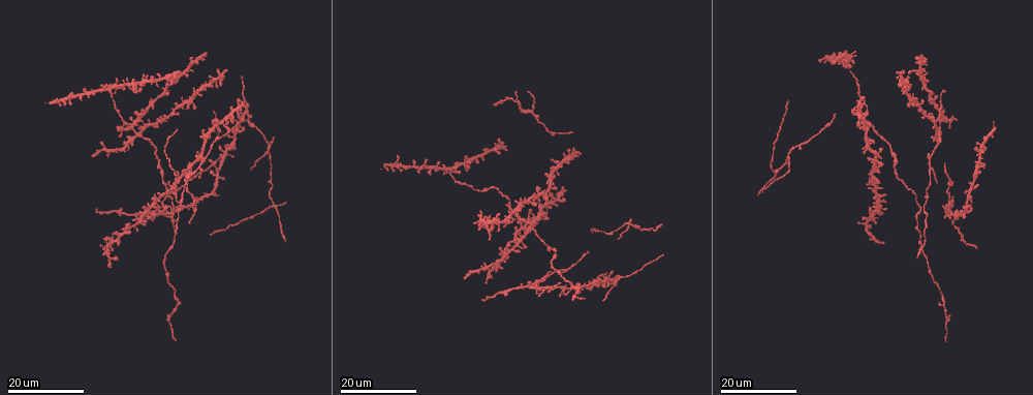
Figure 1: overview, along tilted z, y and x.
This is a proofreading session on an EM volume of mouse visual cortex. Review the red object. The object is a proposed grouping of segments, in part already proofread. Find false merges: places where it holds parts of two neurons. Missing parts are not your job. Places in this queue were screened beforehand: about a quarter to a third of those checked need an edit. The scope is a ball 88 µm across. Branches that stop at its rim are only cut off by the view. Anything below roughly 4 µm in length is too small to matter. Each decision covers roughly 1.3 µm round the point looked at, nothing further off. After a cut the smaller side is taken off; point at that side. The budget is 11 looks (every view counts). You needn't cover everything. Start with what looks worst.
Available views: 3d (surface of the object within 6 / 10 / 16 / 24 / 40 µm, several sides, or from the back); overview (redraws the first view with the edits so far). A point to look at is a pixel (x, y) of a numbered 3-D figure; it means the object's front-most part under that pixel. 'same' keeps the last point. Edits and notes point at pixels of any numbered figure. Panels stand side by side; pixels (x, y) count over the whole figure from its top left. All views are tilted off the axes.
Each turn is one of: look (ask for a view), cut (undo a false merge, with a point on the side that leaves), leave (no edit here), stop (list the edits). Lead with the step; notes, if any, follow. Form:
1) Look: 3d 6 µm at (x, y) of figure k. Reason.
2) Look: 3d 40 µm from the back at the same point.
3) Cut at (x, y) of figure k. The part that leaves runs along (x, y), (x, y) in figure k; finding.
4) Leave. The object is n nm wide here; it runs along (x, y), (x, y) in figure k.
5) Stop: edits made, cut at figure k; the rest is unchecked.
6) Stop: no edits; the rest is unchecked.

Look: 3d 24 µm at (628, 224) of figure 1.

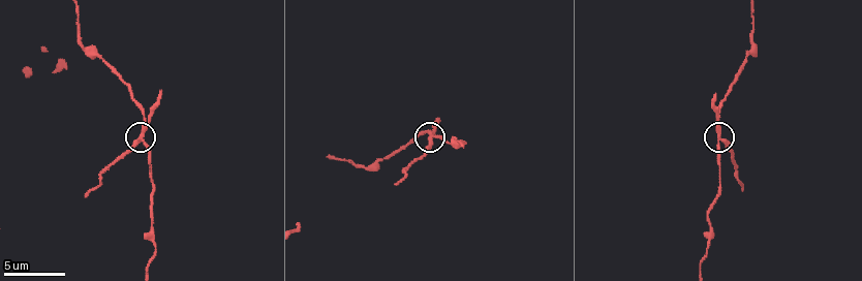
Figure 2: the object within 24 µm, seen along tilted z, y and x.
Look: 3d 10 µm at (720, 140) of figure 2.

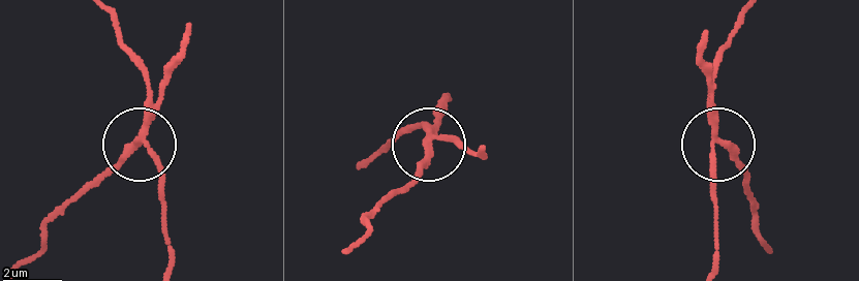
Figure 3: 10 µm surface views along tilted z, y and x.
Cut at (131, 148) of figure 3. 3 arms meet here; the part that leaves runs along (714, 121), (744, 175), (766, 248) in figure 3; a second neuron is stuck on.

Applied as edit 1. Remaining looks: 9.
Look: 3d 16 µm at (536, 285) of figure 1. Four-way junction.

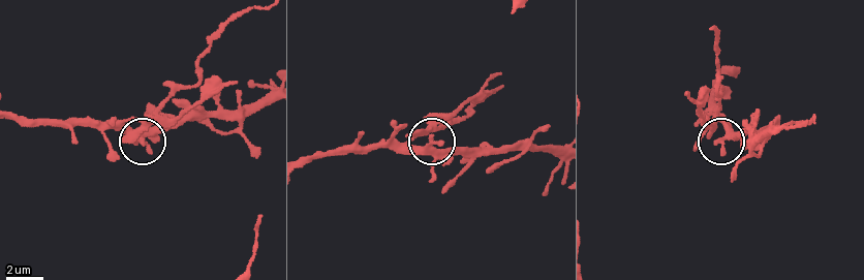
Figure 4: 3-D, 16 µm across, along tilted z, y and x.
Look: 3d 6 µm at (712, 130) of figure 4.

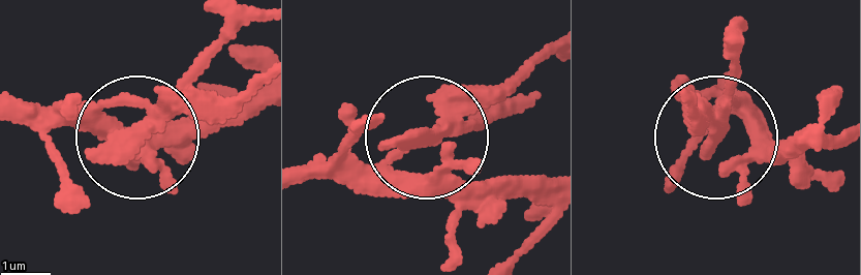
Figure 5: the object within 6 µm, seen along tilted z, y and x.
Cut at (454, 124) of figure 5. The part that leaves runs along (389, 155), (514, 112) in figure 5; two neurons meet here.

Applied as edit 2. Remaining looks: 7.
Look: overview. See it whole again.

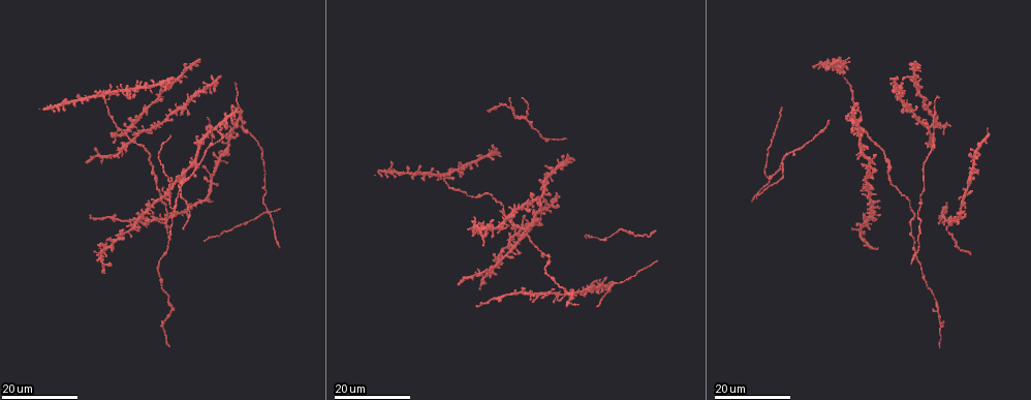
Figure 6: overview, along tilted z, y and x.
Look: 3d 16 µm at (179, 191) of figure 6. Two arms in line, one across.

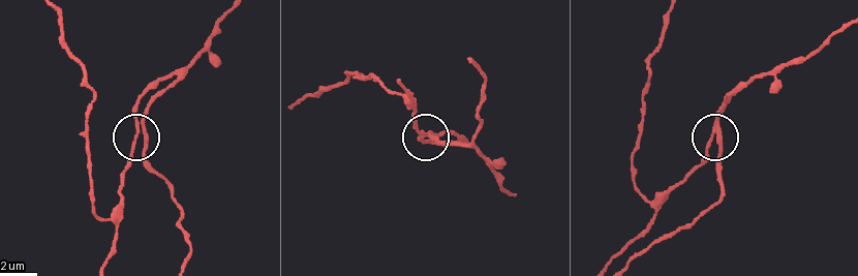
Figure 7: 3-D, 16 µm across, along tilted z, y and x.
Look: 3d 10 µm at (717, 138) of figure 7.

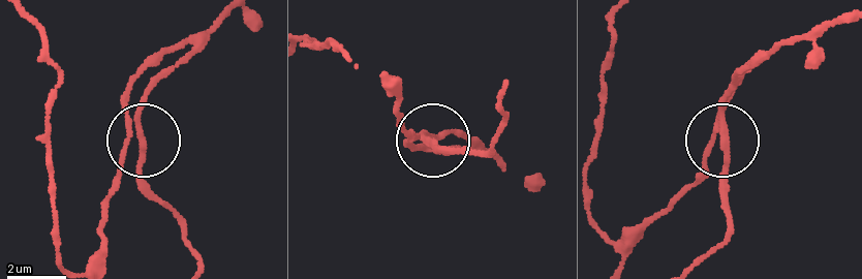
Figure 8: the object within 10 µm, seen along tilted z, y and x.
Leave. It runs along (496, 160), (454, 135), (423, 137), (445, 150), (458, 147) in figure 8; continuous, no second neuron.

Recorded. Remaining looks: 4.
Look: 3d 16 µm at (550, 171) of figure 6.

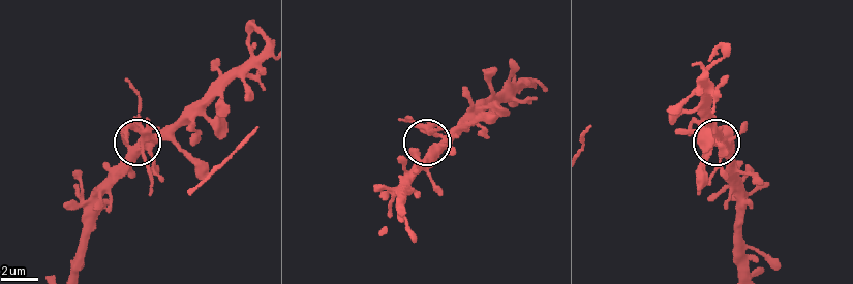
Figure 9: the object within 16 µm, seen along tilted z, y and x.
Look: 3d 10 µm at (433, 147) of figure 9.

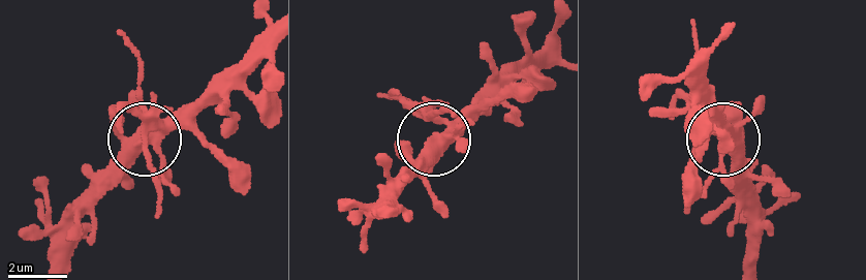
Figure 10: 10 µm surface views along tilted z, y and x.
Cut at (442, 112) of figure 10. The part that leaves runs along (440, 120), (382, 97) in figure 10; a second neuron is stuck on.

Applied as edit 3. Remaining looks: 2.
Stop: edits made, cut at figure 3, cut at figure 5, cut at figure 10; the rest is unchecked.

